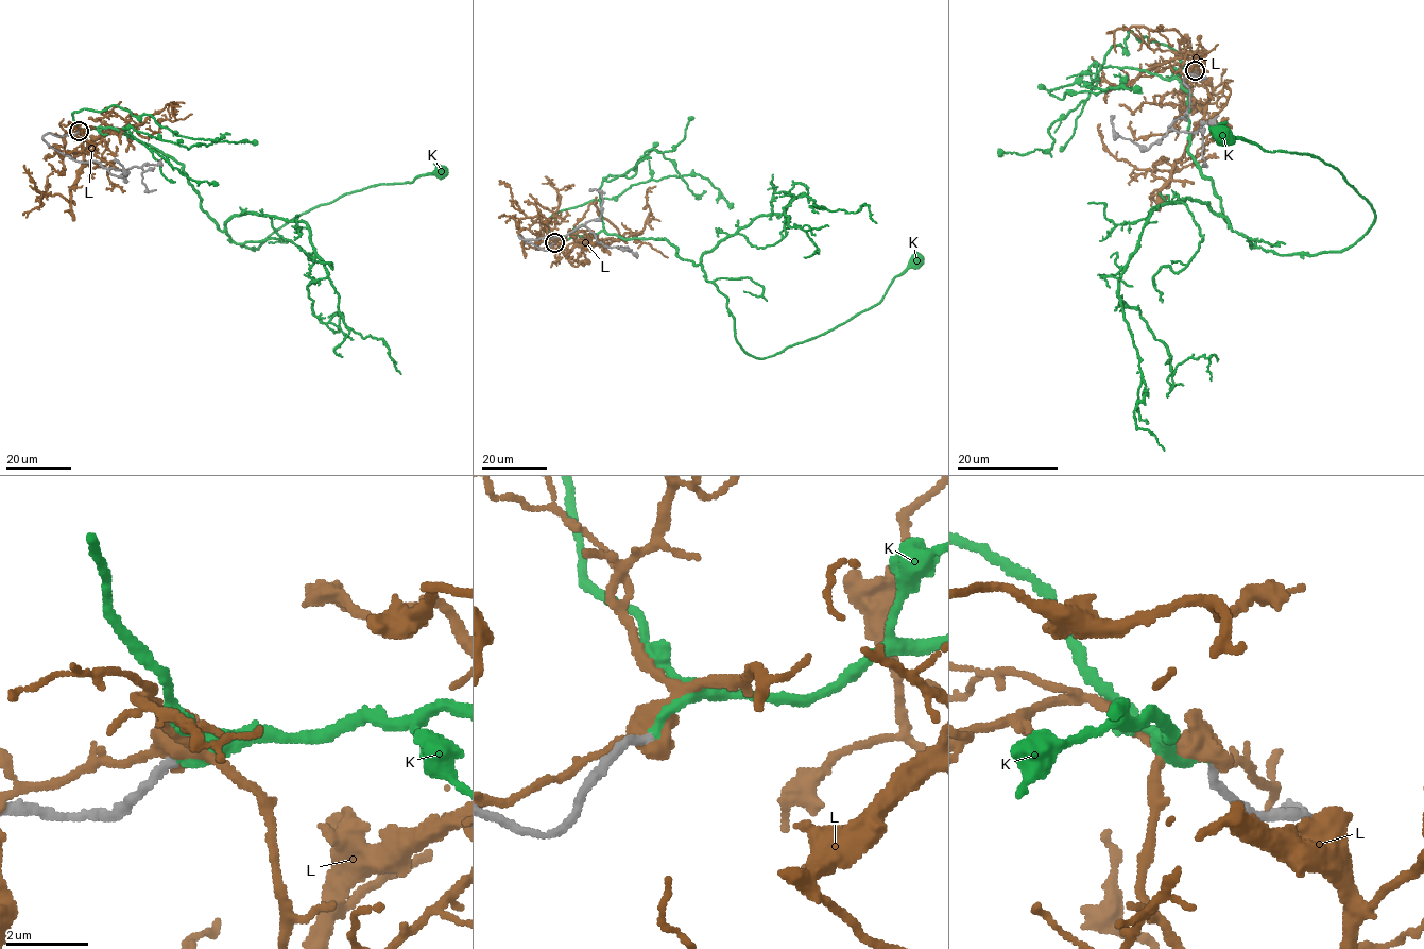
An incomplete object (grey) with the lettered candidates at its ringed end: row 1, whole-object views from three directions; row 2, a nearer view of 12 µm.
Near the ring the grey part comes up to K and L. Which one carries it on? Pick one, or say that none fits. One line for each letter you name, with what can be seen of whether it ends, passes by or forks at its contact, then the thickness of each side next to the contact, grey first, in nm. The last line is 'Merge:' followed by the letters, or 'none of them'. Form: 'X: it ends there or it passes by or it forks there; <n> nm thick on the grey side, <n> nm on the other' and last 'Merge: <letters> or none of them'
K: it ends there; 220 nm thick on the grey side, 200 nm on the other
Merge: K

